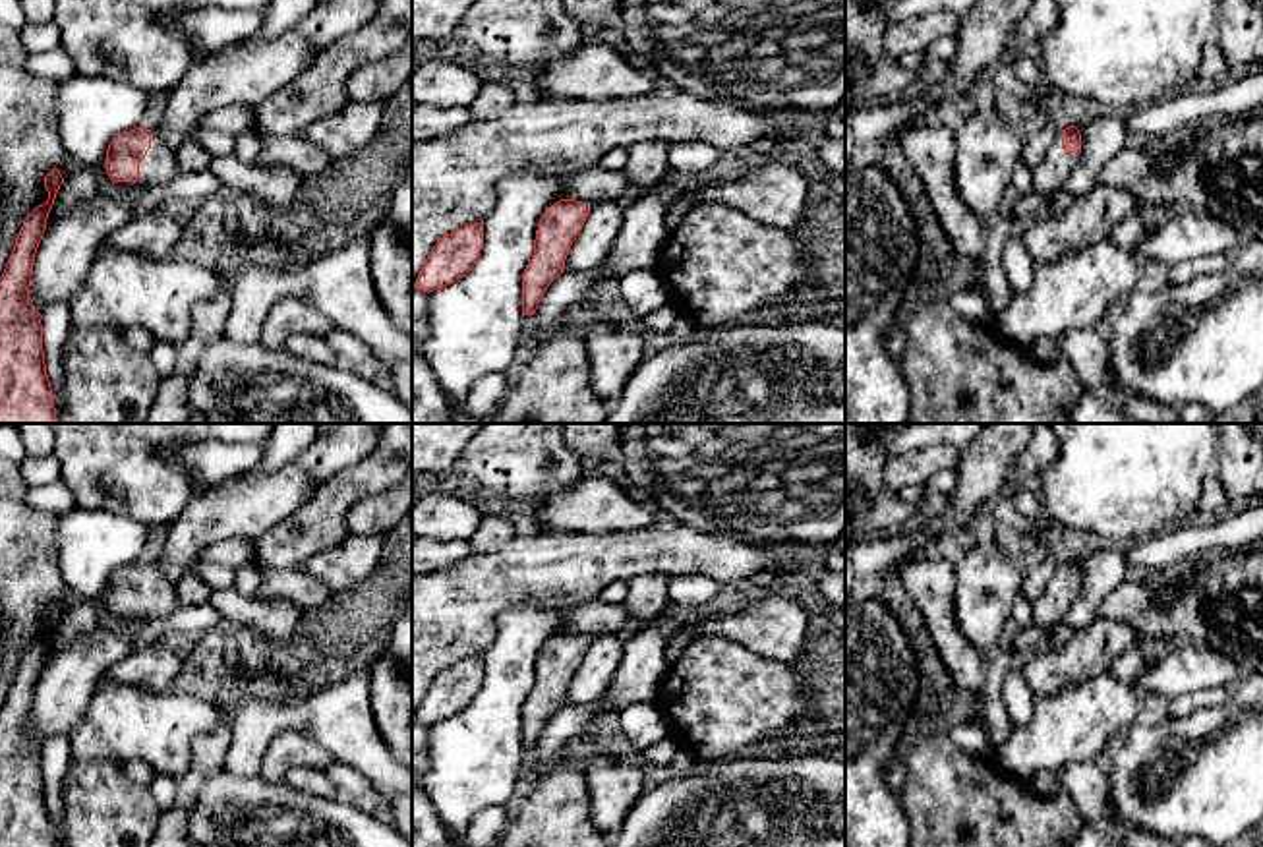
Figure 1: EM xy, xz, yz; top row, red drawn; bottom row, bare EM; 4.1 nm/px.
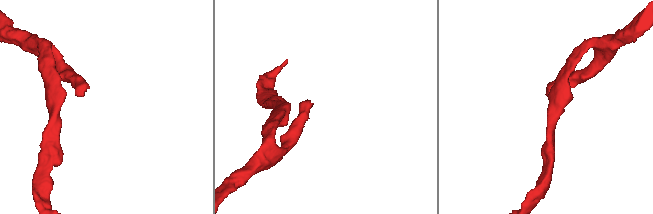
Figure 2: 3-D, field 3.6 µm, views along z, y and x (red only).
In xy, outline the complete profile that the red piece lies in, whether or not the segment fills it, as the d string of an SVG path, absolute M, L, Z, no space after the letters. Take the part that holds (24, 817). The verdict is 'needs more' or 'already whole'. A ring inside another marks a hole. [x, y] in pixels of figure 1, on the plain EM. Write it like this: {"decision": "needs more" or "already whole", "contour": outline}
{"decision": "already whole", "contour": "M52 601L44 609L48 632L23 654L14 685L0 710L0 847L56 847L43 783L43 748L29 737L29 719L35 686L62 617L64 611L58 601Z"}

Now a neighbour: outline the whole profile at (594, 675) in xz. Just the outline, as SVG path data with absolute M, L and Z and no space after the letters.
M615 634L598 636L565 692L565 704L590 704L602 700L619 669L623 642Z

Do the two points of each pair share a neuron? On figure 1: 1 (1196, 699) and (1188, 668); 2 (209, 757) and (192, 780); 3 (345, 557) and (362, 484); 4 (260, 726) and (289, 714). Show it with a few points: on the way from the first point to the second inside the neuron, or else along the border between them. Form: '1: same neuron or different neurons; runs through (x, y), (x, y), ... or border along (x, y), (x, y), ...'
1: different neurons; border along (1225, 685), (1184, 691), (1171, 700)
2: same neuron; runs through (205, 762), (198, 774)
3: different neurons; border along (349, 532), (337, 544), (308, 555)
4: same neuron; runs through (267, 718), (281, 716)

